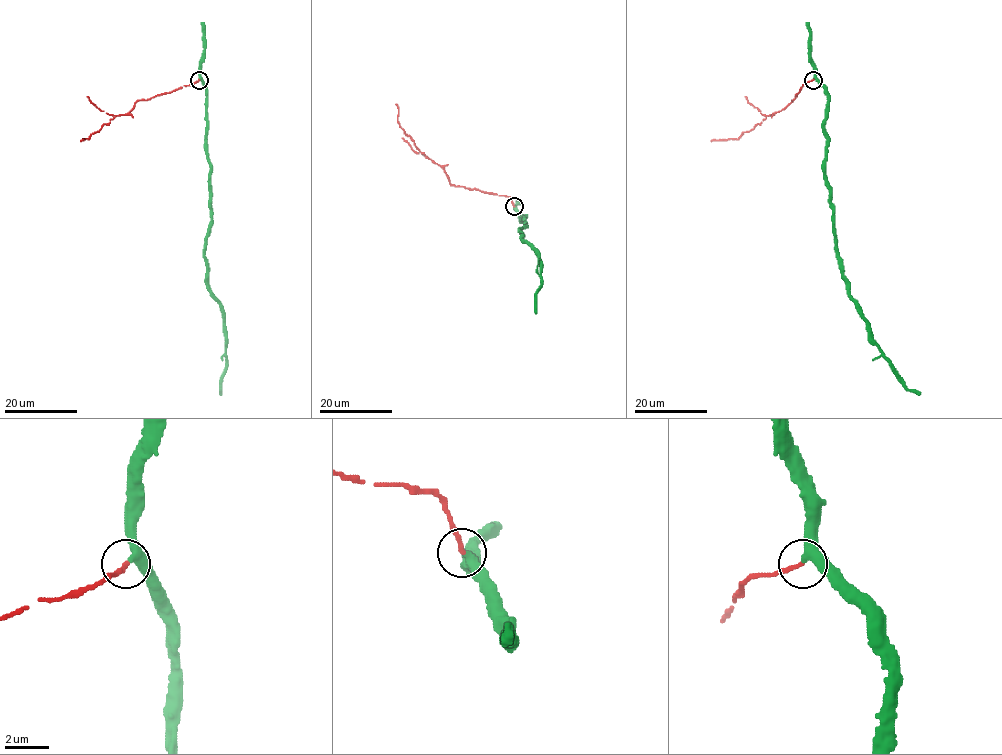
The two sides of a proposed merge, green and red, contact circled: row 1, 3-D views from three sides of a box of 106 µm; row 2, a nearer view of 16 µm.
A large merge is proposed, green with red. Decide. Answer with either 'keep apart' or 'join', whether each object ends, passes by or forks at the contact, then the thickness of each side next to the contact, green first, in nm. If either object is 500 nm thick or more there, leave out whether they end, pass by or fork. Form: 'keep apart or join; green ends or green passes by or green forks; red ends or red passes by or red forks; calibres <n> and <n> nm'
join; green passes by; red ends; calibres 320 and 200 nm

